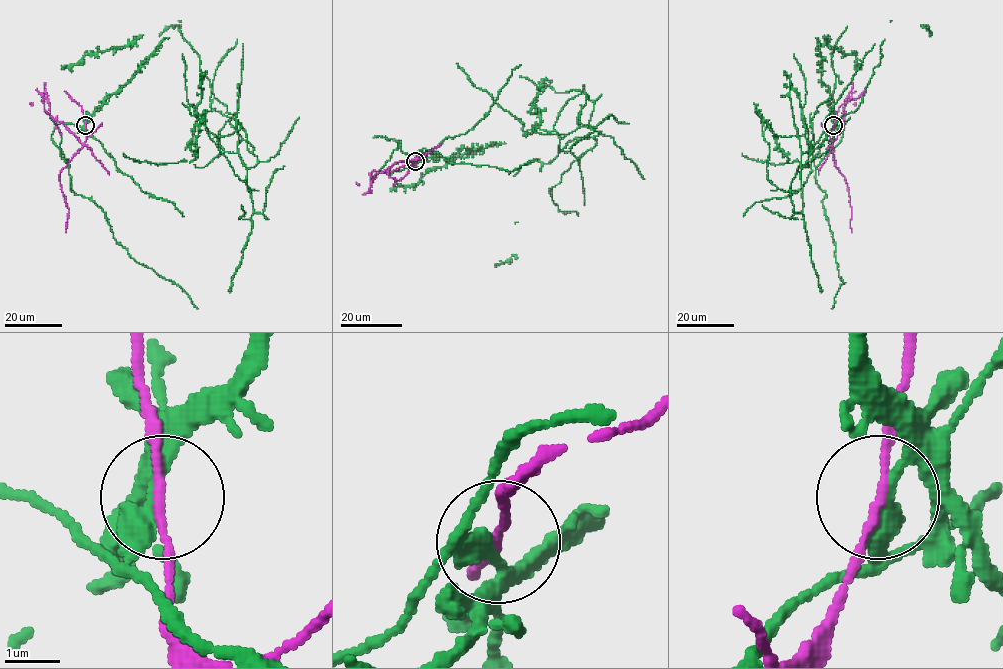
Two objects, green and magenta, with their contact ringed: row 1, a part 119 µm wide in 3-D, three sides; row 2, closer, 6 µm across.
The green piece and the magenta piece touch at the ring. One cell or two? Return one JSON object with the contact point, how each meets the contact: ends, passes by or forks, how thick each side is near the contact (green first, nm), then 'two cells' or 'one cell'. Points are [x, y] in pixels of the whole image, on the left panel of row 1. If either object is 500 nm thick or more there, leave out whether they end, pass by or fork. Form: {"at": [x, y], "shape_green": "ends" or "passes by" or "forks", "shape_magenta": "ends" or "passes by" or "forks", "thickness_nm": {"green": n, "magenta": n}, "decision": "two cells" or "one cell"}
{"at": [85, 125], "shape_green": "passes by", "shape_magenta": "passes by", "thickness_nm": {"green": 320, "magenta": 140}, "decision": "two cells"}

